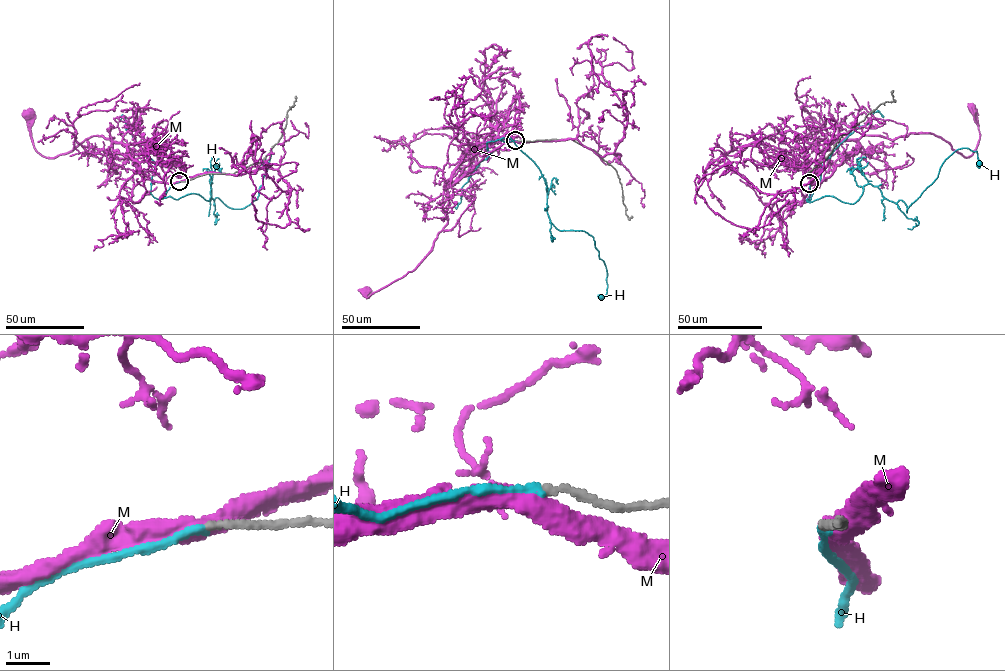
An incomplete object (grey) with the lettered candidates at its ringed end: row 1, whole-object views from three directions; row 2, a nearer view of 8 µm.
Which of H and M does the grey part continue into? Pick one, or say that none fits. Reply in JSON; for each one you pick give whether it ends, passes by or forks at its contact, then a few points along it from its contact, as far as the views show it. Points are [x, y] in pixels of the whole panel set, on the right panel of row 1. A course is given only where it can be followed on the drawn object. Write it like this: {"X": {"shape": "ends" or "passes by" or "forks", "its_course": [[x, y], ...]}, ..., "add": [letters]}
{"H": {"shape": "ends", "its_course": [[809, 183], [807, 201], [854, 203], [871, 183], [906, 212], [955, 151], [976, 151], [979, 163]]}, "add": ["H"]}

